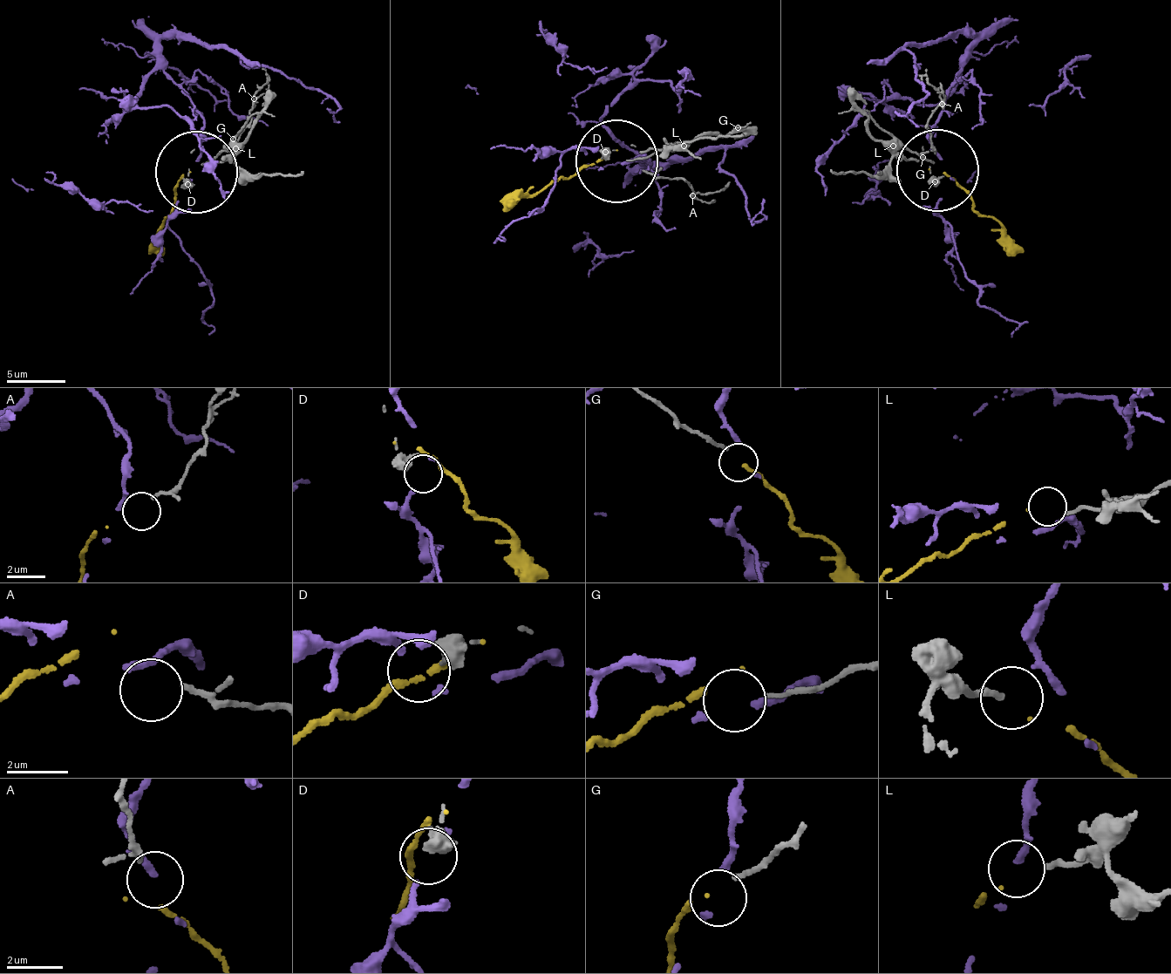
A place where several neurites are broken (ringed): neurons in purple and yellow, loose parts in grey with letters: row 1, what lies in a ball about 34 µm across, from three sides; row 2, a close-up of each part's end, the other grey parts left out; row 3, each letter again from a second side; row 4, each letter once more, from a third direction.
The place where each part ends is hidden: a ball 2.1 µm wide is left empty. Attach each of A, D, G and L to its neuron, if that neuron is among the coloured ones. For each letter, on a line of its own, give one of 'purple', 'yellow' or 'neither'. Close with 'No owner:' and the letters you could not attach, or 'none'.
A: neither
D: neither
G: neither
L: yellow
No owner: A, D, G

